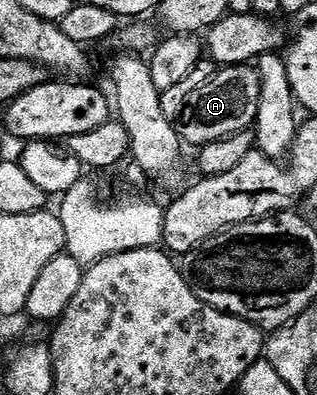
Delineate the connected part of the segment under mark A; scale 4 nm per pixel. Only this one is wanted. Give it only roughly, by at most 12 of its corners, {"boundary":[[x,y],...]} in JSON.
{"boundary":[[253,65],[222,66],[184,104],[178,136],[197,148],[258,121]]}

